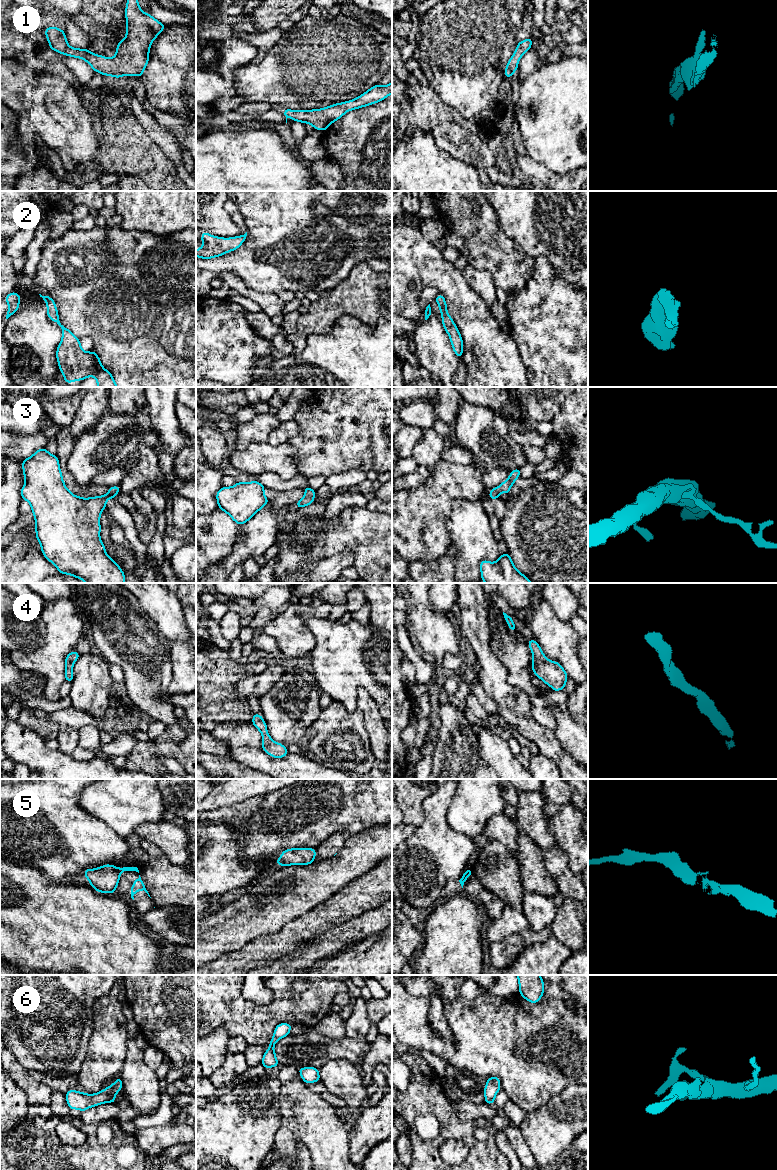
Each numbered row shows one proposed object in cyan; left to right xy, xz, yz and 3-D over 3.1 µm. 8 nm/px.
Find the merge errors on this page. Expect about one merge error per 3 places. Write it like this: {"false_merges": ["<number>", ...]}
{"false_merges": ["5"]}

